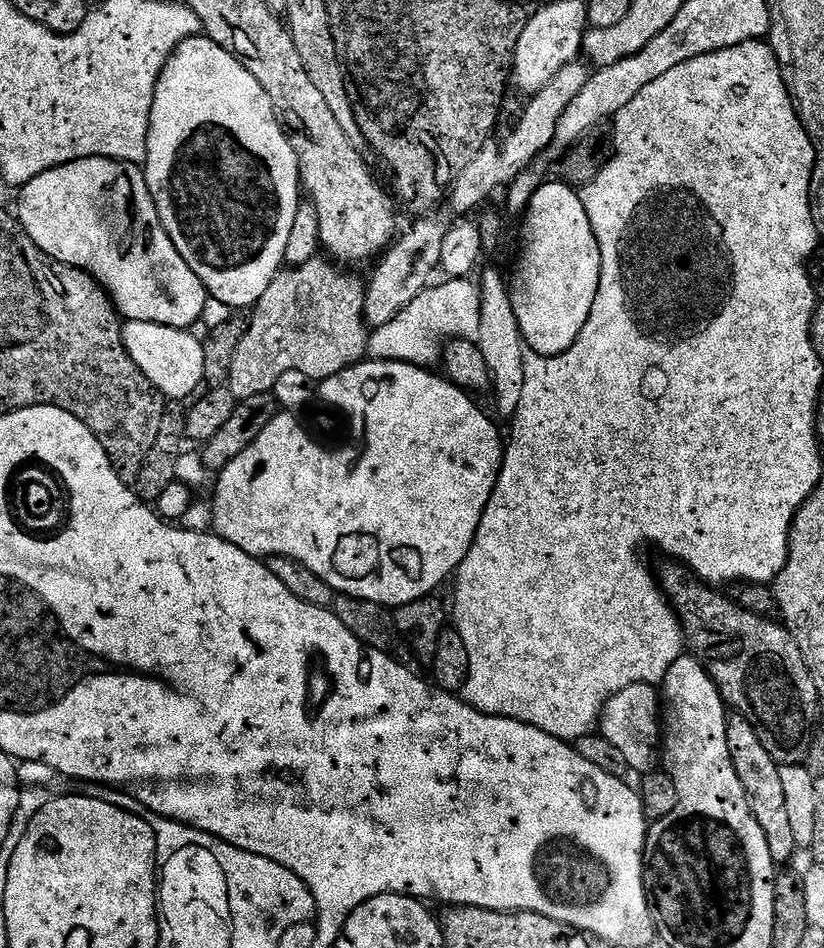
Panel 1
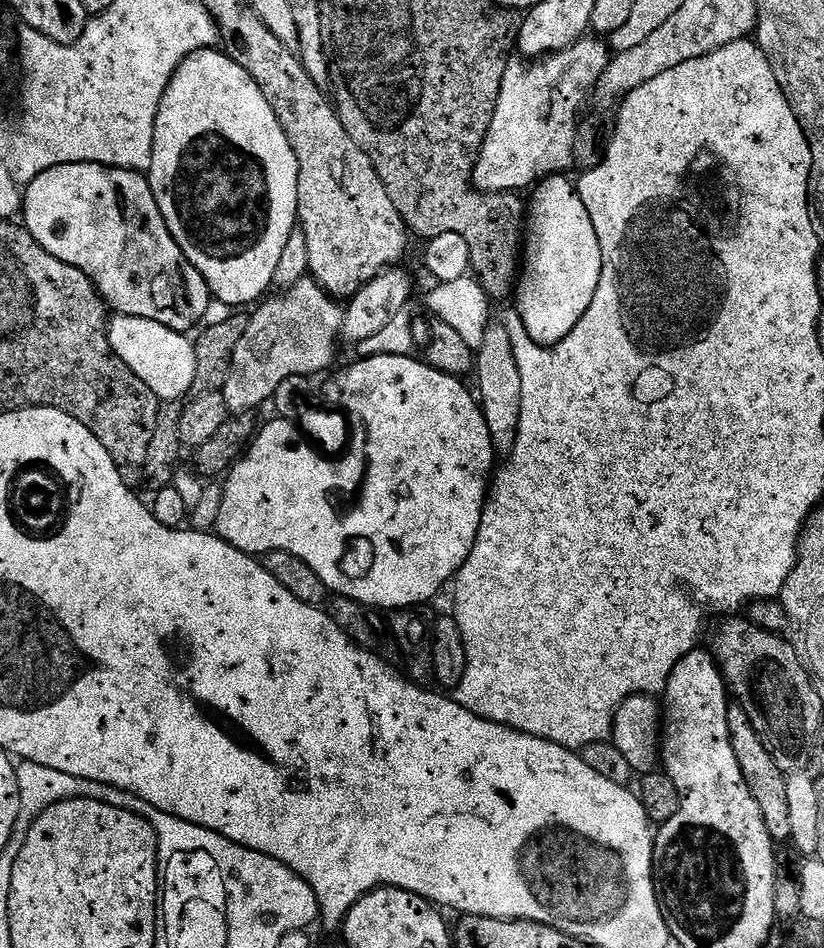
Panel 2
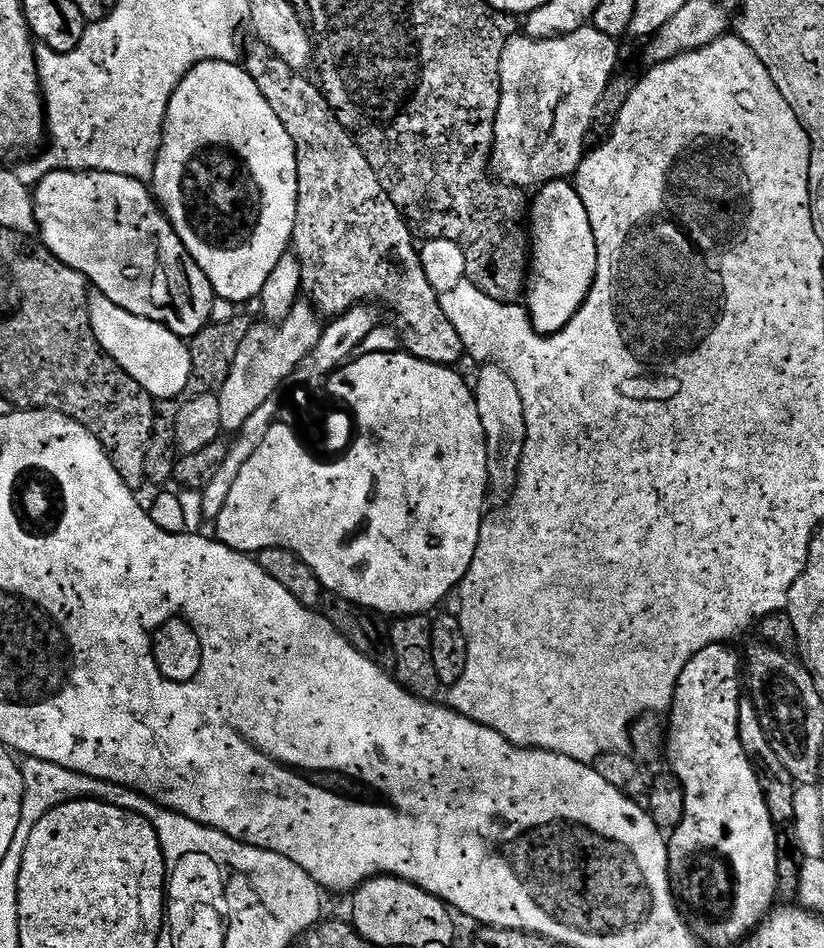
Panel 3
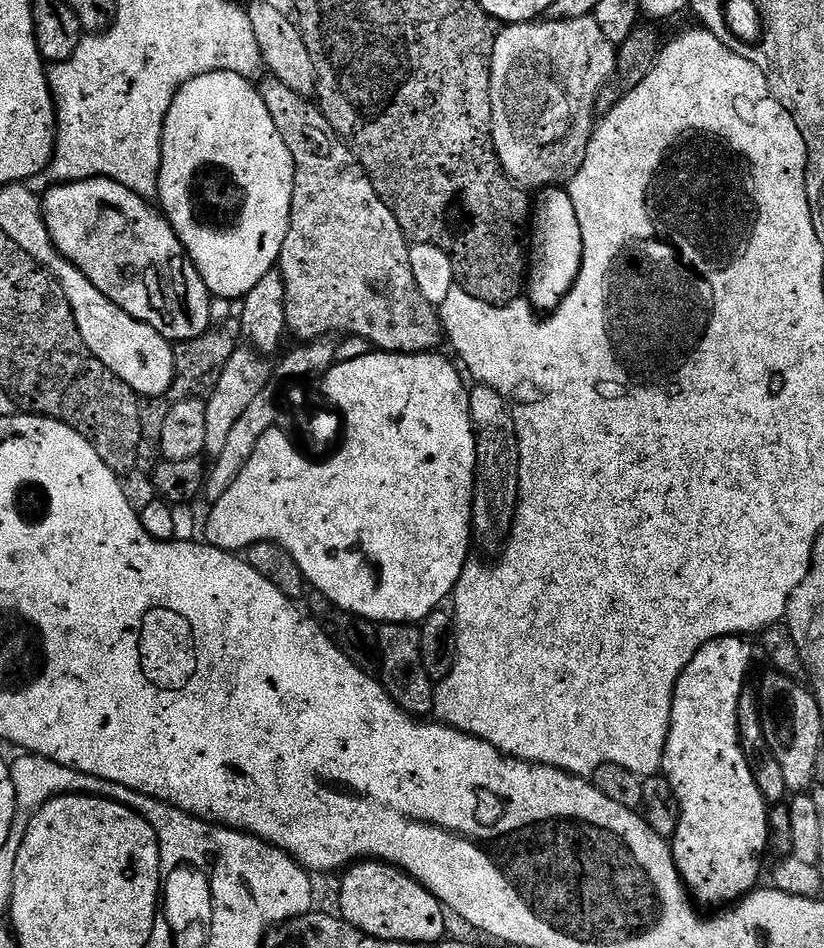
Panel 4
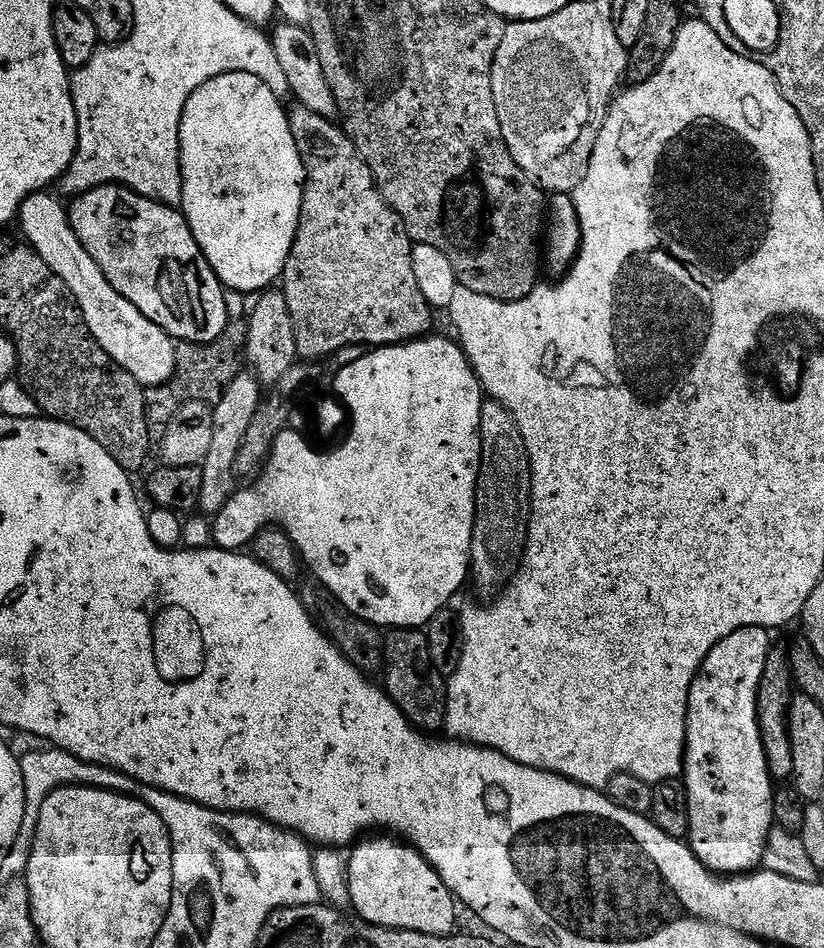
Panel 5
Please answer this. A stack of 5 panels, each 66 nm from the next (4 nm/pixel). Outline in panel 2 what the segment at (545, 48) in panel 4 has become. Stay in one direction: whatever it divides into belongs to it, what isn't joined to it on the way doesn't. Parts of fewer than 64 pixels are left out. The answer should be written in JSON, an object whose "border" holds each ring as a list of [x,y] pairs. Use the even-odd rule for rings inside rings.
{"border":[[[575,47],[550,56],[525,62],[513,59],[502,78],[502,90],[498,94],[498,106],[490,122],[488,137],[472,171],[472,183],[479,192],[515,192],[520,188],[531,189],[550,176],[567,173],[575,162],[575,140],[580,107],[595,93],[596,84],[604,73],[604,64],[576,64]]]}

